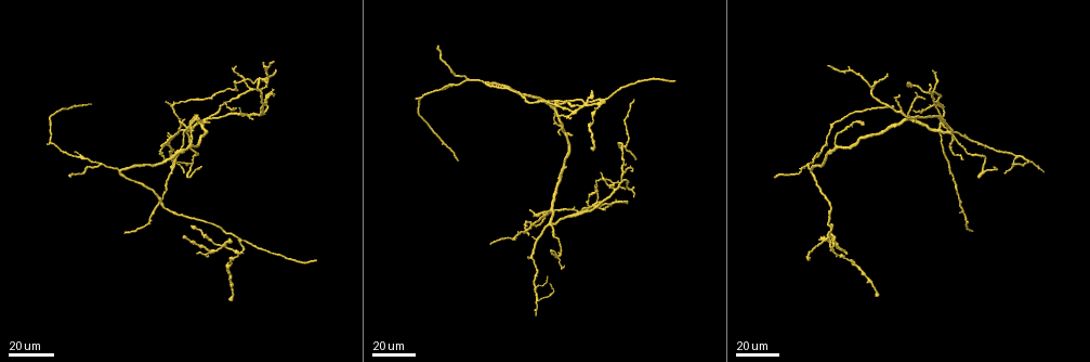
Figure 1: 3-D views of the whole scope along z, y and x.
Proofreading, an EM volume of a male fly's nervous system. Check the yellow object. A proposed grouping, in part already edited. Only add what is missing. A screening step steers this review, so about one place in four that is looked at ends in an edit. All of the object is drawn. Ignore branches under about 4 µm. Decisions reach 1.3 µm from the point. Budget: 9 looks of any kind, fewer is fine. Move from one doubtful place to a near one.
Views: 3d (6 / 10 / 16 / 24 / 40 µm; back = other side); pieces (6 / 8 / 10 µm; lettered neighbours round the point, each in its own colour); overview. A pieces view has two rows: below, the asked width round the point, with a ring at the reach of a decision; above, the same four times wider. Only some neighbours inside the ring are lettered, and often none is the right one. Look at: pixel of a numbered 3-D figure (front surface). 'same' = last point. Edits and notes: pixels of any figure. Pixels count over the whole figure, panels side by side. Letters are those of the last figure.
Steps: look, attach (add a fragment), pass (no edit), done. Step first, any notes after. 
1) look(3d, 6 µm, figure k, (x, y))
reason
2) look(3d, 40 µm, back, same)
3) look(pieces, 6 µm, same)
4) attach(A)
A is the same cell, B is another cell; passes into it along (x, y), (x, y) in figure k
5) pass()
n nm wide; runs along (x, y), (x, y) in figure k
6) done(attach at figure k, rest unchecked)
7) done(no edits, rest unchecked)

look(3d, 24 µm, figure 1, (126, 233))
branch stops here

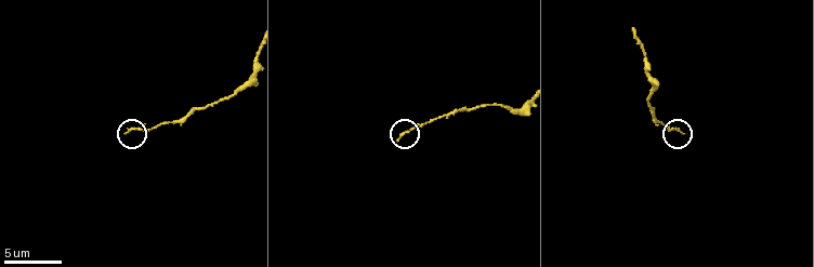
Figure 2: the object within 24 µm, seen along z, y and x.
look(pieces, 8 µm, figure 2, (683, 132))

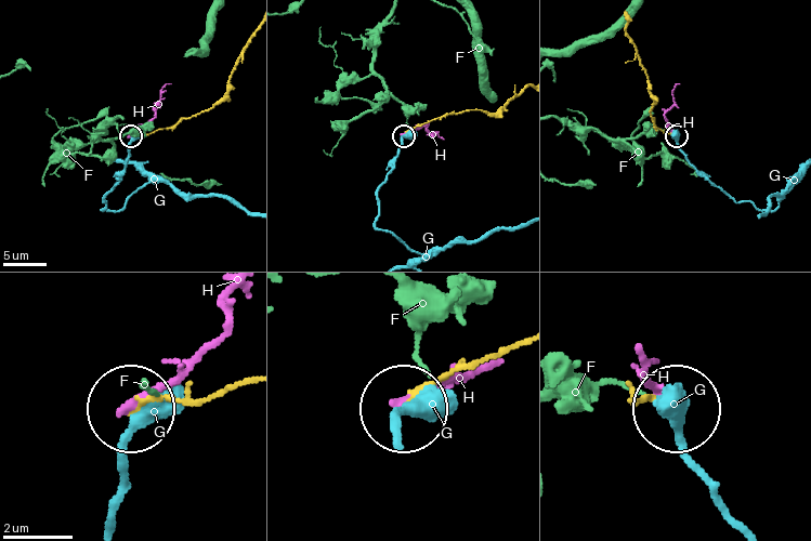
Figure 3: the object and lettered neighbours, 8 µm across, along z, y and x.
pass()
F, G and H are other cells; runs along (514, 343), (445, 372), (404, 407) in figure 3; no lettered fragment goes on from it

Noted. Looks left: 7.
look(3d, 40 µm, figure 1, (459, 162))

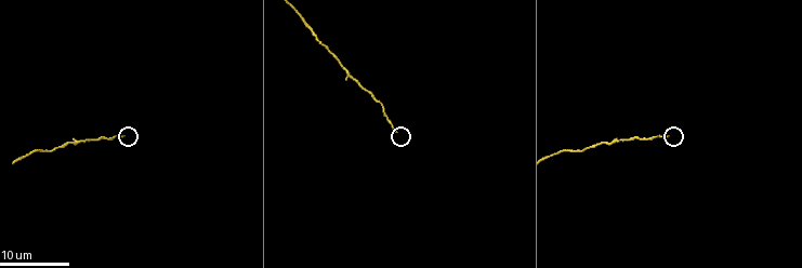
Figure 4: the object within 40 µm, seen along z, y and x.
look(pieces, 8 µm, figure 4, (668, 134))

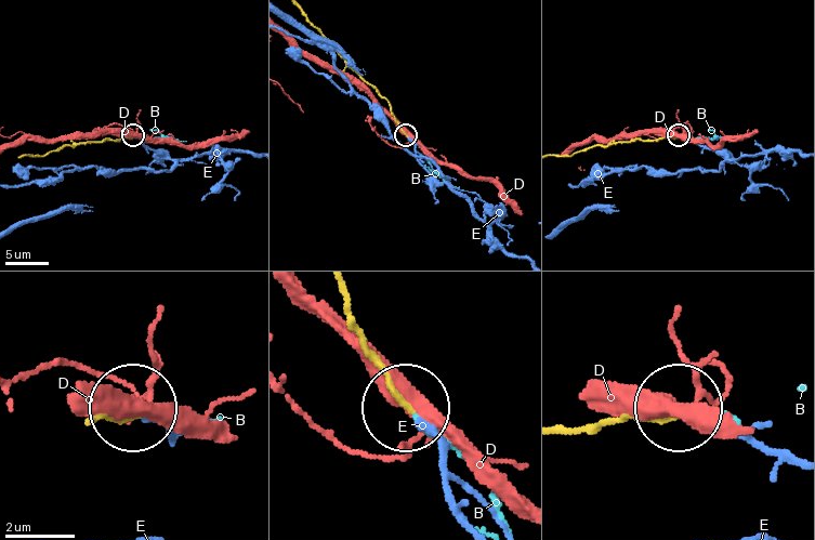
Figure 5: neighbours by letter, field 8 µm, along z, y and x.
attach(B)
B is the same cell, D and E are other cells; the cell continues

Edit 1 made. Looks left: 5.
look(3d, 24 µm, figure 1, (70, 175))
thin end

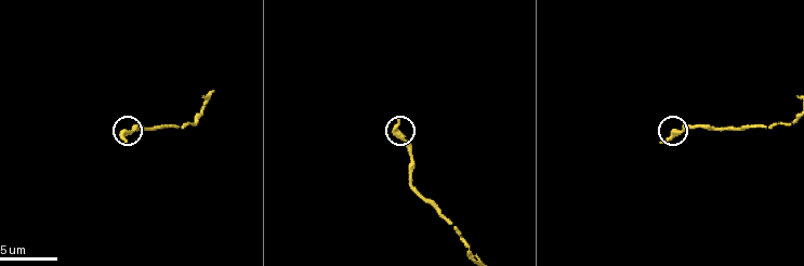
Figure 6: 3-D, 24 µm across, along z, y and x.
look(pieces, 10 µm, figure 6, (661, 143))

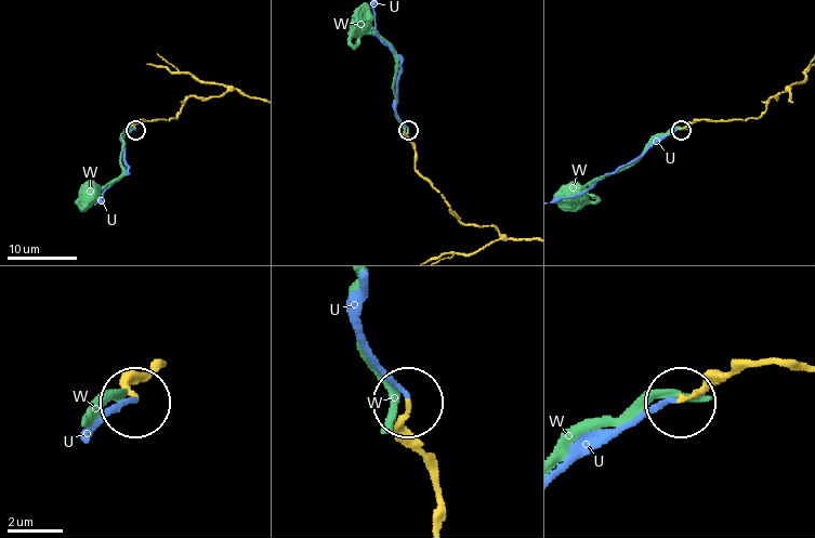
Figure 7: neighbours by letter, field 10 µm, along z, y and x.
attach(U)
U is the same cell, W is another cell; passes into it along (416, 146), (396, 110), (399, 58), (376, 26) in figure 7; it goes on there

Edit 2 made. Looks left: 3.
look(3d, 40 µm, figure 1, (673, 80))
end of a long branch

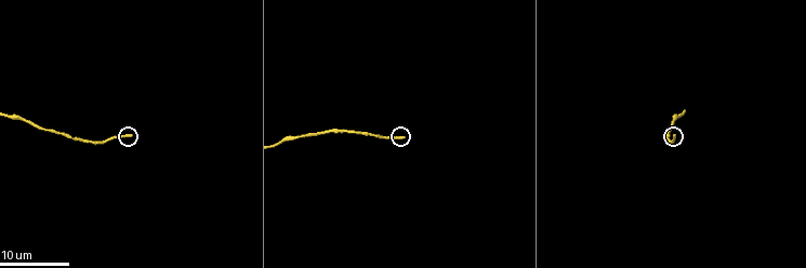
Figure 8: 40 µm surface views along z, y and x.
look(pieces, 10 µm, figure 8, (132, 136))

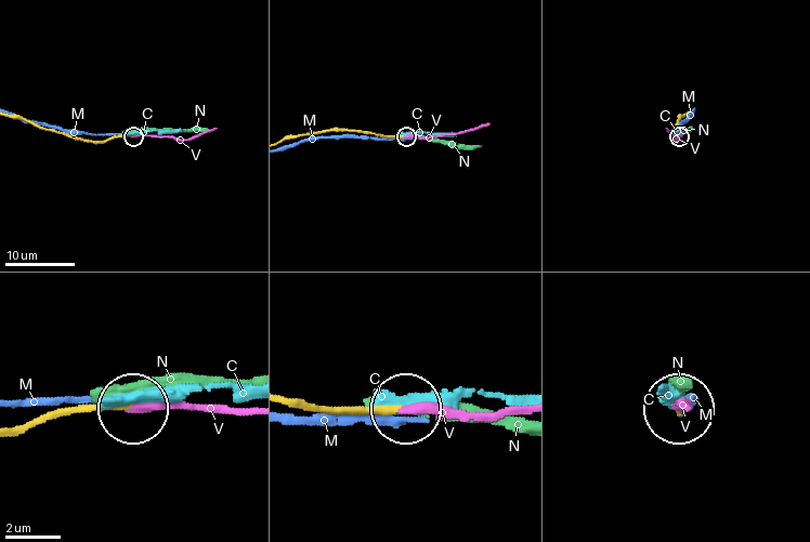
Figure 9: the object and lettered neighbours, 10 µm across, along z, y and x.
attach(V)
V is the same cell, C, M and N are other cells; passes into it along (386, 136), (435, 137), (490, 123) in figure 9; the cell continues

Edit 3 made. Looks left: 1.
done(attach at figure 5, attach at figure 7, attach at figure 9, rest unchecked)

